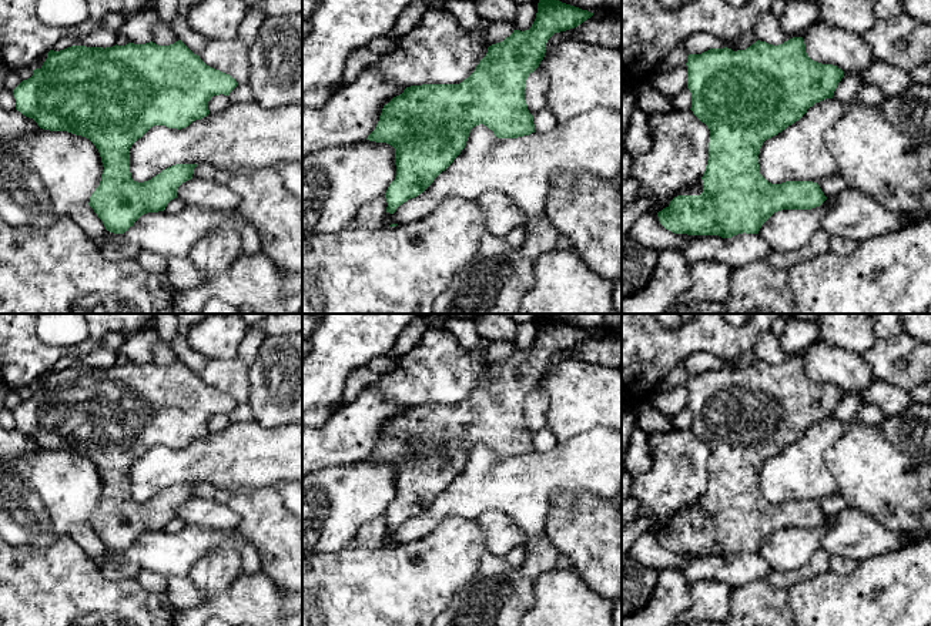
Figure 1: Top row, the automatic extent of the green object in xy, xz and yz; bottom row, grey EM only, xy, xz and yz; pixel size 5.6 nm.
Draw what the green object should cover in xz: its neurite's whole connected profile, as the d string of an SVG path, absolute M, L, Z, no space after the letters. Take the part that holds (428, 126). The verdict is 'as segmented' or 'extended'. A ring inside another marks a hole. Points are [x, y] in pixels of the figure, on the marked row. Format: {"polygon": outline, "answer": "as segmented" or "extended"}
{"polygon": "M539 0L532 27L513 30L503 41L489 46L475 71L462 83L411 86L385 104L366 140L395 148L396 175L385 193L386 212L394 214L399 205L422 194L461 154L473 127L483 124L498 138L535 133L533 116L525 100L526 80L539 67L546 43L555 33L575 29L592 16L559 0Z", "answer": "as segmented"}

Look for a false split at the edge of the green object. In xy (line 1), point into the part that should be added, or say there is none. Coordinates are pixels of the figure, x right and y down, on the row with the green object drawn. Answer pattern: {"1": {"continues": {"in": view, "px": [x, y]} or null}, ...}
{"1": {"continues": null}}

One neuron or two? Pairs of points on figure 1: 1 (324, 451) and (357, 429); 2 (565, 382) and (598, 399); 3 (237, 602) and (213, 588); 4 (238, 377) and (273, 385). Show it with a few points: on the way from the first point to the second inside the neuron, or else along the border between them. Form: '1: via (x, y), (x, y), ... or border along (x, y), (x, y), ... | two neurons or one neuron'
1: via (332, 444), (348, 437) | one neuron
2: via (573, 388), (580, 395), (589, 395) | one neuron
3: border along (240, 571), (237, 578), (224, 591), (204, 605) | two neurons
4: border along (250, 368), (250, 397), (247, 402) | two neurons

